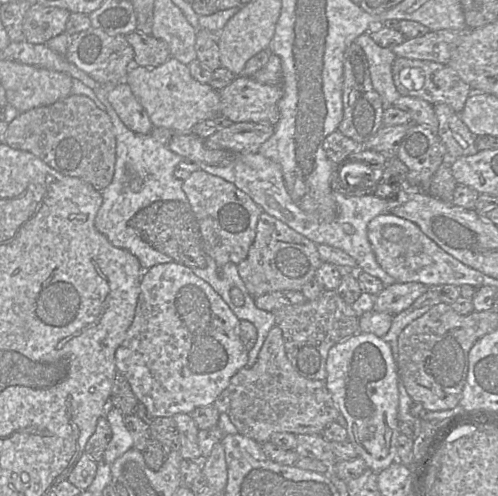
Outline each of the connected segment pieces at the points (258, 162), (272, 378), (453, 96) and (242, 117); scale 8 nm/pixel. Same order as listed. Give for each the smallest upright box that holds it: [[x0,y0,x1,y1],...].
[[194,153,399,287],[227,325,340,444],[393,58,471,113],[218,75,280,126]]

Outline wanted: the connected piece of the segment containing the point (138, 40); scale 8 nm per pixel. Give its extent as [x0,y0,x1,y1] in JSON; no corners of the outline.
[125,30,171,67]

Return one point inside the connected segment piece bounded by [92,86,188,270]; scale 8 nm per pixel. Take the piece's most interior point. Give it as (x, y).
(144, 169)

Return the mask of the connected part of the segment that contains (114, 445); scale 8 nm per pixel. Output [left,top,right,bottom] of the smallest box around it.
[103,406,133,465]

